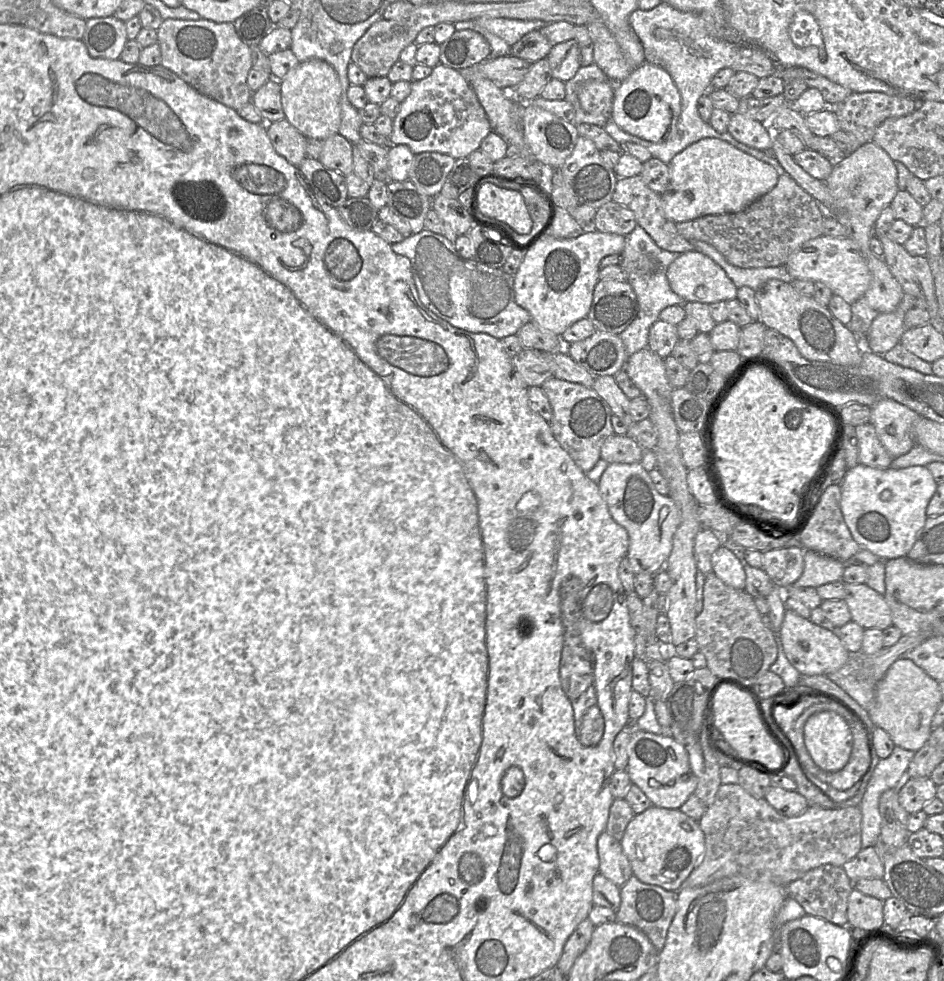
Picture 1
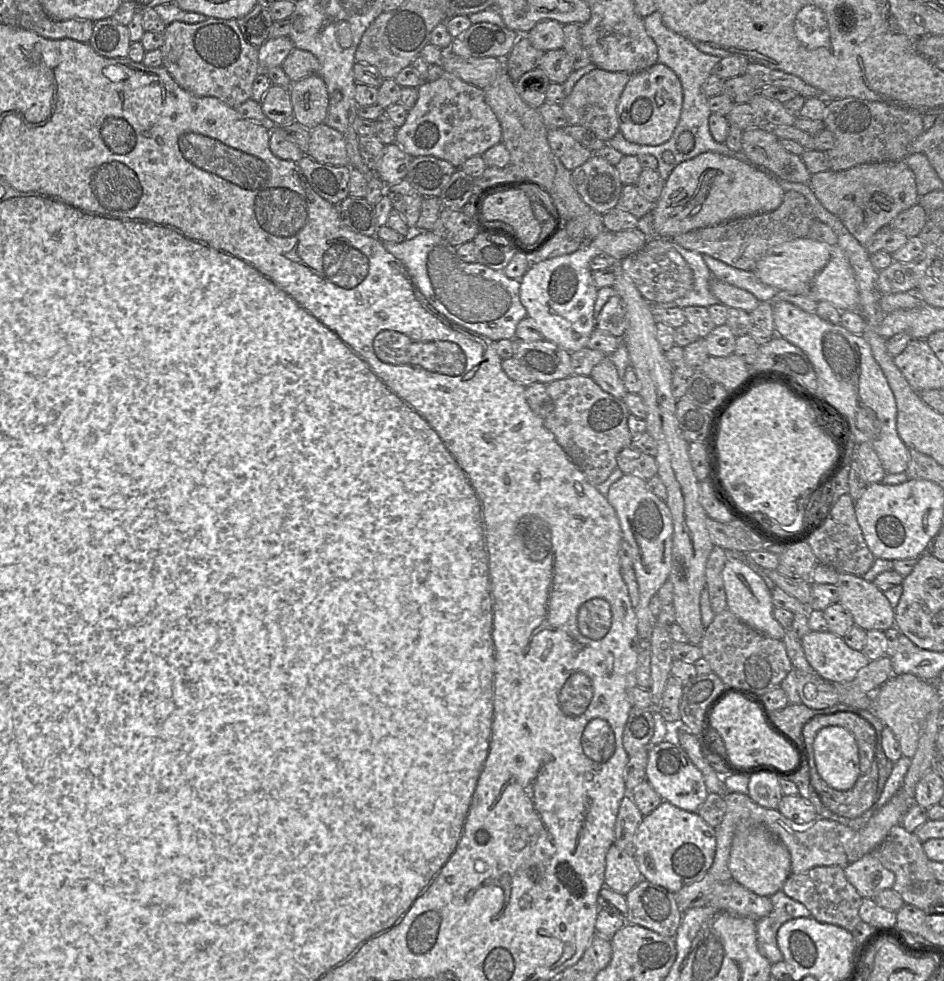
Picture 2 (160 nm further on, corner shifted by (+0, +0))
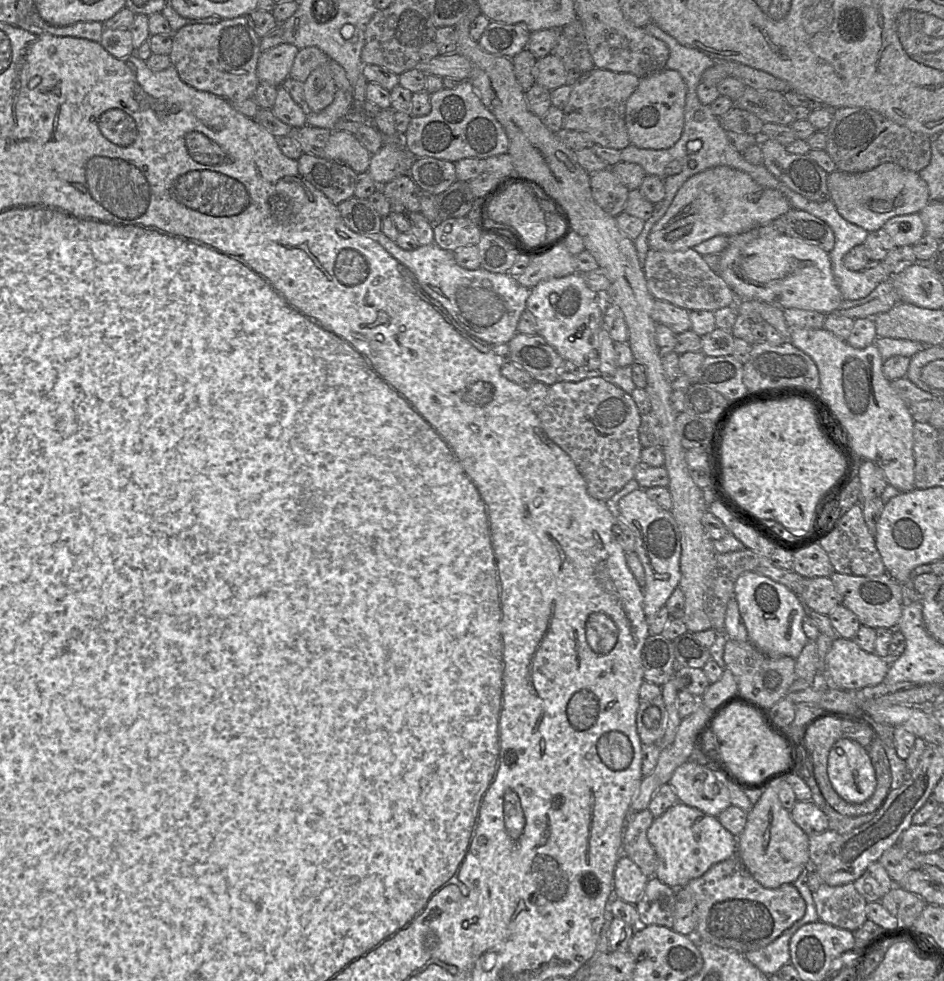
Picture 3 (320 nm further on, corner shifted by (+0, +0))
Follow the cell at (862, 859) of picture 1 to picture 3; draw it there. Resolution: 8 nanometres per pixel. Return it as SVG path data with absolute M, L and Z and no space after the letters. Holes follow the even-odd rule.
M878 862L871 863L865 872L853 882L857 892L867 902L880 901L894 883L886 869Z

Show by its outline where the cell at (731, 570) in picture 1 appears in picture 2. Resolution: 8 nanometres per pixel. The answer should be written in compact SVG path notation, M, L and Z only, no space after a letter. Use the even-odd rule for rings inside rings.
M730 556L722 571L727 607L742 622L759 633L776 640L782 640L785 629L774 618L770 589L765 580L752 570L741 556Z

